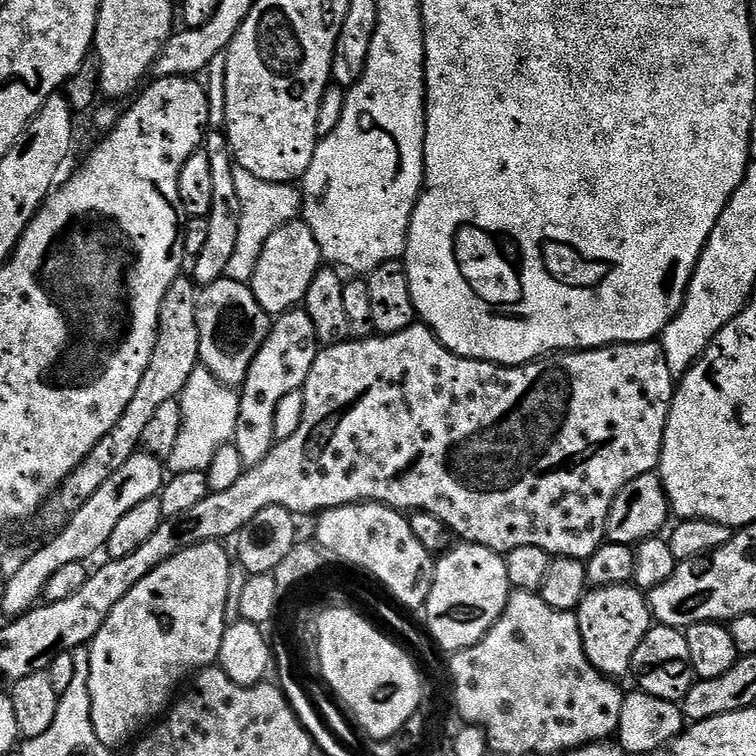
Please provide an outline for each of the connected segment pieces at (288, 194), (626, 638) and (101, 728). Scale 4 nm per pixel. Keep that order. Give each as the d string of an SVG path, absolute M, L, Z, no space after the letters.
M238 166L234 170L234 190L238 190L238 199L242 202L242 222L238 226L238 242L234 245L230 266L226 266L224 275L239 284L248 284L258 266L262 246L266 246L270 234L301 215L302 192L295 183L266 182L262 178L254 178L250 170L242 170Z
M631 583L592 588L582 598L575 613L586 658L590 658L592 665L604 676L627 677L632 666L634 650L638 650L638 642L642 642L642 638L646 638L646 634L654 626L647 595Z
M204 540L183 548L150 570L150 574L146 574L146 578L142 578L142 582L138 582L138 586L134 586L134 590L130 590L130 594L126 594L126 598L122 598L114 610L110 610L102 630L98 630L88 648L92 721L94 734L98 734L98 742L102 742L102 746L116 750L131 736L139 737L153 721L169 711L177 695L176 680L182 679L187 672L195 673L219 661L226 627L224 611L227 590L234 567L233 557L224 547L223 543L215 540Z

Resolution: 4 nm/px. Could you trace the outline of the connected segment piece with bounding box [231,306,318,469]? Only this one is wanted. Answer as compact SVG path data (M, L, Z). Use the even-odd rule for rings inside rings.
M297 306L291 312L284 312L271 321L266 342L262 342L254 362L250 362L250 370L238 389L238 426L234 426L231 444L238 450L245 469L253 468L264 460L266 454L270 454L276 443L274 410L278 410L278 402L282 402L286 394L303 389L310 374L310 366L314 366L317 351L314 324L310 322L310 314L303 307Z

